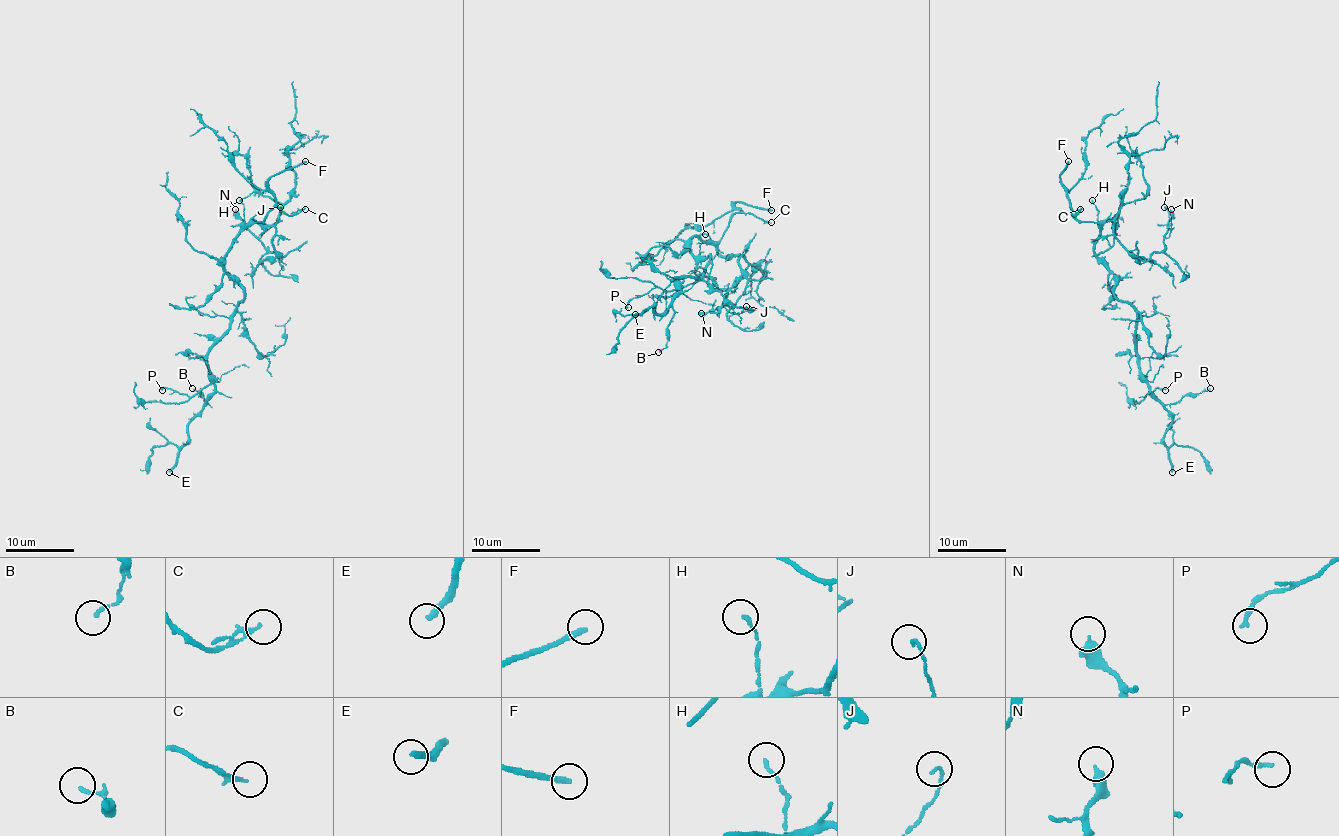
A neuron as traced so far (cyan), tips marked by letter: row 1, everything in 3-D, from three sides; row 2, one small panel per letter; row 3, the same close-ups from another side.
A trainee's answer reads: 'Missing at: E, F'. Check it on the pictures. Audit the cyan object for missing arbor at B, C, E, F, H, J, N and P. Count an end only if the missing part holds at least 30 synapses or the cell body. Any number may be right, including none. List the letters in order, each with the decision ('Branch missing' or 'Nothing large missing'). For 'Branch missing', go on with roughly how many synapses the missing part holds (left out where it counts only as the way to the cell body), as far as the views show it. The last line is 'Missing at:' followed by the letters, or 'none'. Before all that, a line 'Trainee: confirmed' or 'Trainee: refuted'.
Trainee: confirmed
B: Nothing large missing
C: Nothing large missing
E: Branch missing. Roughly 60 synapses
F: Branch missing
H: Nothing large missing
J: Nothing large missing
N: Nothing large missing
P: Nothing large missing
Missing at: E, F

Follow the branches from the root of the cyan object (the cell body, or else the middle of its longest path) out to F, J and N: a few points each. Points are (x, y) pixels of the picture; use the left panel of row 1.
F: (233, 279), (225, 270), (225, 255), (242, 231), (268, 216), (275, 204), (268, 181), (305, 161)
J: (233, 279), (225, 255), (252, 219), (275, 227), (273, 248), (281, 258), (259, 238), (280, 207)
N: (233, 279), (225, 270), (225, 255), (252, 219), (275, 227), (273, 248), (281, 258), (264, 246), (235, 209)

